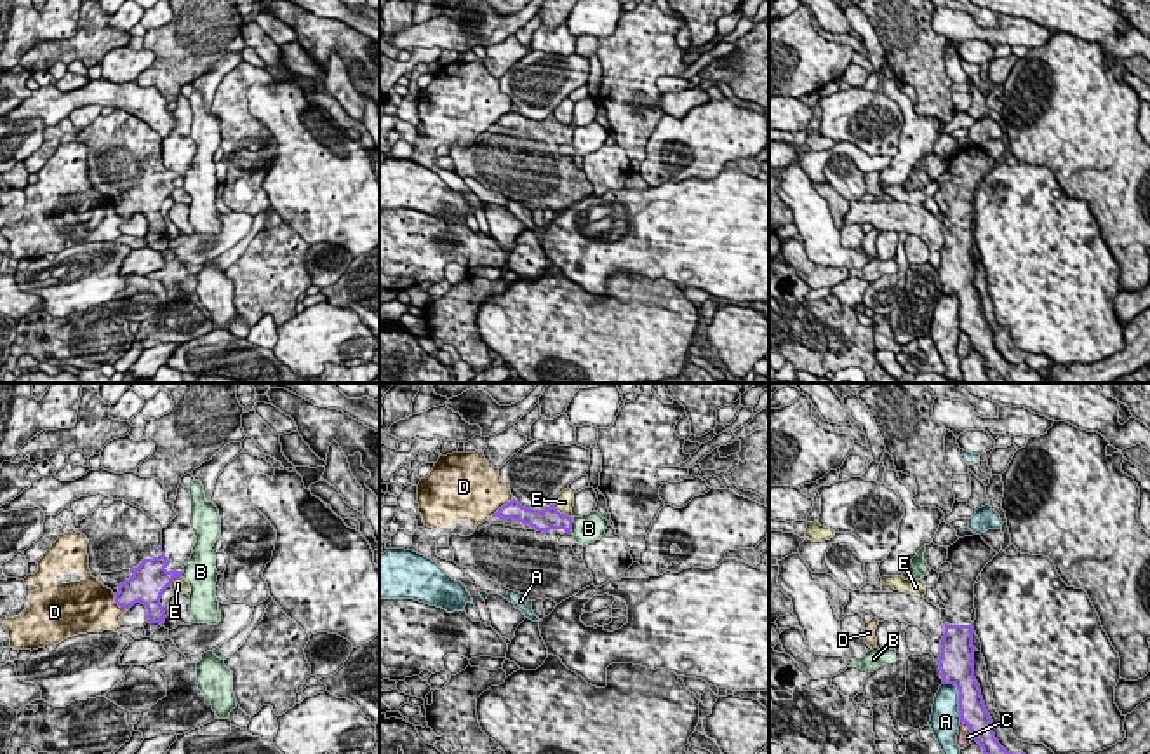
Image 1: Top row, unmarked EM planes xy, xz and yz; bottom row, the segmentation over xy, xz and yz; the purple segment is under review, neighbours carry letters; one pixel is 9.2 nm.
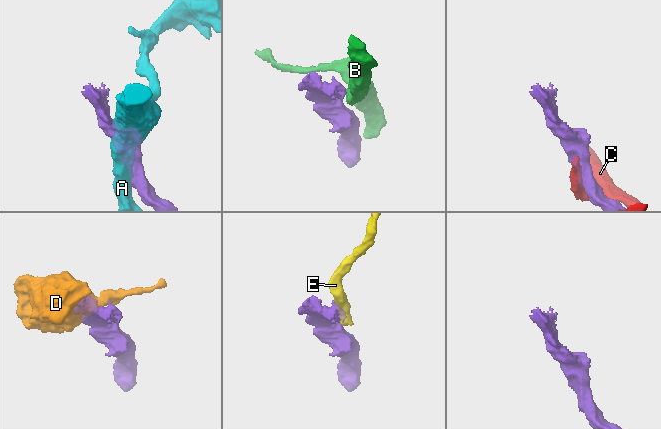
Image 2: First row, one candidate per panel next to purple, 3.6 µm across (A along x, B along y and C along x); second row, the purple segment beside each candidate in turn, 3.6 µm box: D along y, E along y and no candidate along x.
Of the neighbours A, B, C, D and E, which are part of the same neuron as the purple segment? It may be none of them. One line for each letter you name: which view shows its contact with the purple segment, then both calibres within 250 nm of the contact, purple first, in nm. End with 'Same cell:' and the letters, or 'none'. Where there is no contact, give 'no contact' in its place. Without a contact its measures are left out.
Same cell: none

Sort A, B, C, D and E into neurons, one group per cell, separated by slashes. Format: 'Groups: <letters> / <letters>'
Groups: A / B / C / D / E

